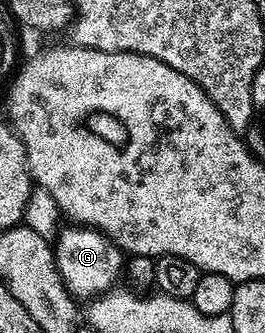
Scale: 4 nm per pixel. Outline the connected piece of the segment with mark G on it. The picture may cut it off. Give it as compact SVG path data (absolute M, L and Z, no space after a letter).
M66 224L59 229L53 243L54 259L60 276L75 300L93 300L115 289L114 281L124 274L124 254L118 246L89 226Z

